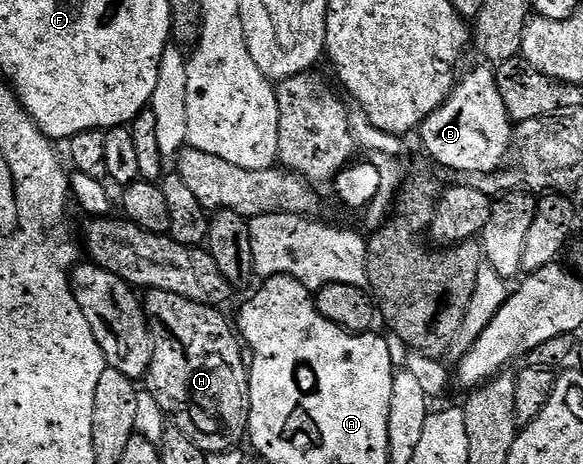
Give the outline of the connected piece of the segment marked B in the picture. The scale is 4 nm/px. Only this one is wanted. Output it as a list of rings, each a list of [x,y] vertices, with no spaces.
[[[481,65],[474,67],[466,76],[459,78],[450,90],[450,96],[447,97],[432,113],[423,121],[420,128],[422,135],[422,147],[439,163],[442,167],[447,167],[450,171],[463,171],[466,175],[473,177],[485,177],[503,170],[505,161],[512,151],[514,141],[515,124],[510,118],[508,109],[504,109],[504,97],[500,97],[500,89],[494,80],[495,68],[490,65]]]

